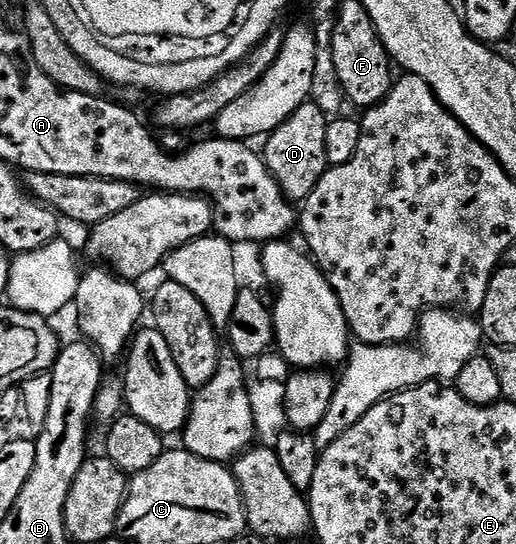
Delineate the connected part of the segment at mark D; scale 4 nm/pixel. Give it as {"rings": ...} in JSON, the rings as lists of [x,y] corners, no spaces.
{"rings":[[[312,100],[296,108],[295,112],[276,131],[264,139],[263,157],[267,168],[285,193],[286,198],[294,204],[304,203],[307,196],[319,184],[329,166],[327,160],[327,128],[330,119]]]}

